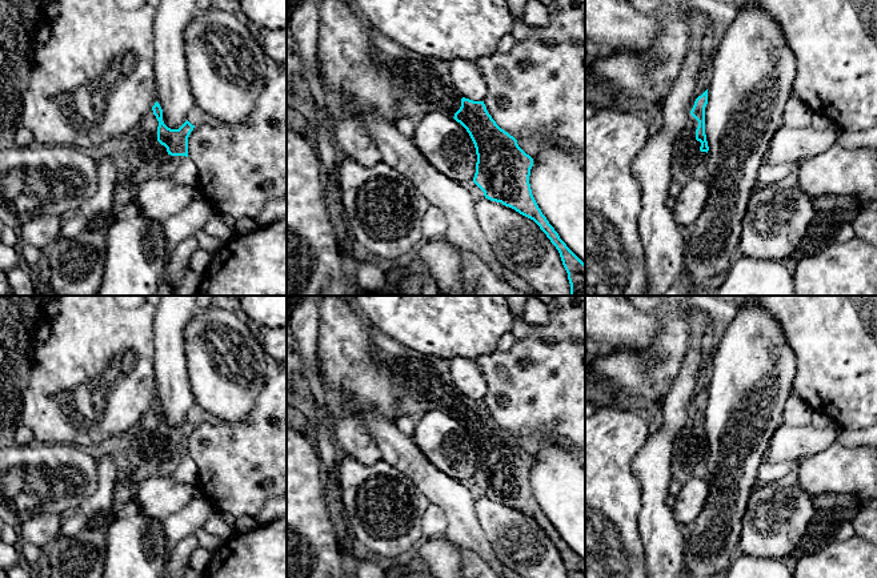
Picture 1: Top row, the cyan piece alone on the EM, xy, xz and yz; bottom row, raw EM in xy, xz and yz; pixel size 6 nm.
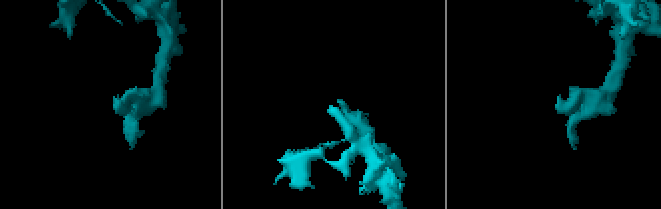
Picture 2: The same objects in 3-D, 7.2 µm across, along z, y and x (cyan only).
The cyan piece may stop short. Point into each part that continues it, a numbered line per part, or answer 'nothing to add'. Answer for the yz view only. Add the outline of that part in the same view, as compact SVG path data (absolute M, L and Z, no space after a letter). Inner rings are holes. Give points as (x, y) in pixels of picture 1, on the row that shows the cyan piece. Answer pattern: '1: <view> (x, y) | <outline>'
1: yz (688, 161) | M690 116L688 128L678 137L672 157L672 180L685 185L693 178L708 181L708 153L701 152L701 143L696 140L698 121Z

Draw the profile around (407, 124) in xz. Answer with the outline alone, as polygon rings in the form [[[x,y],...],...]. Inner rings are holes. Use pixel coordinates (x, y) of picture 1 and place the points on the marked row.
[[[405,115],[397,120],[396,127],[403,135],[413,139],[417,121],[419,119]]]

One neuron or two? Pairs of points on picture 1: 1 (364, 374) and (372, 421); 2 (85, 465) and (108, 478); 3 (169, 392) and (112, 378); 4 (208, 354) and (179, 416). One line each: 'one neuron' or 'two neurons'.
1: two neurons
2: two neurons
3: two neurons
4: two neurons

